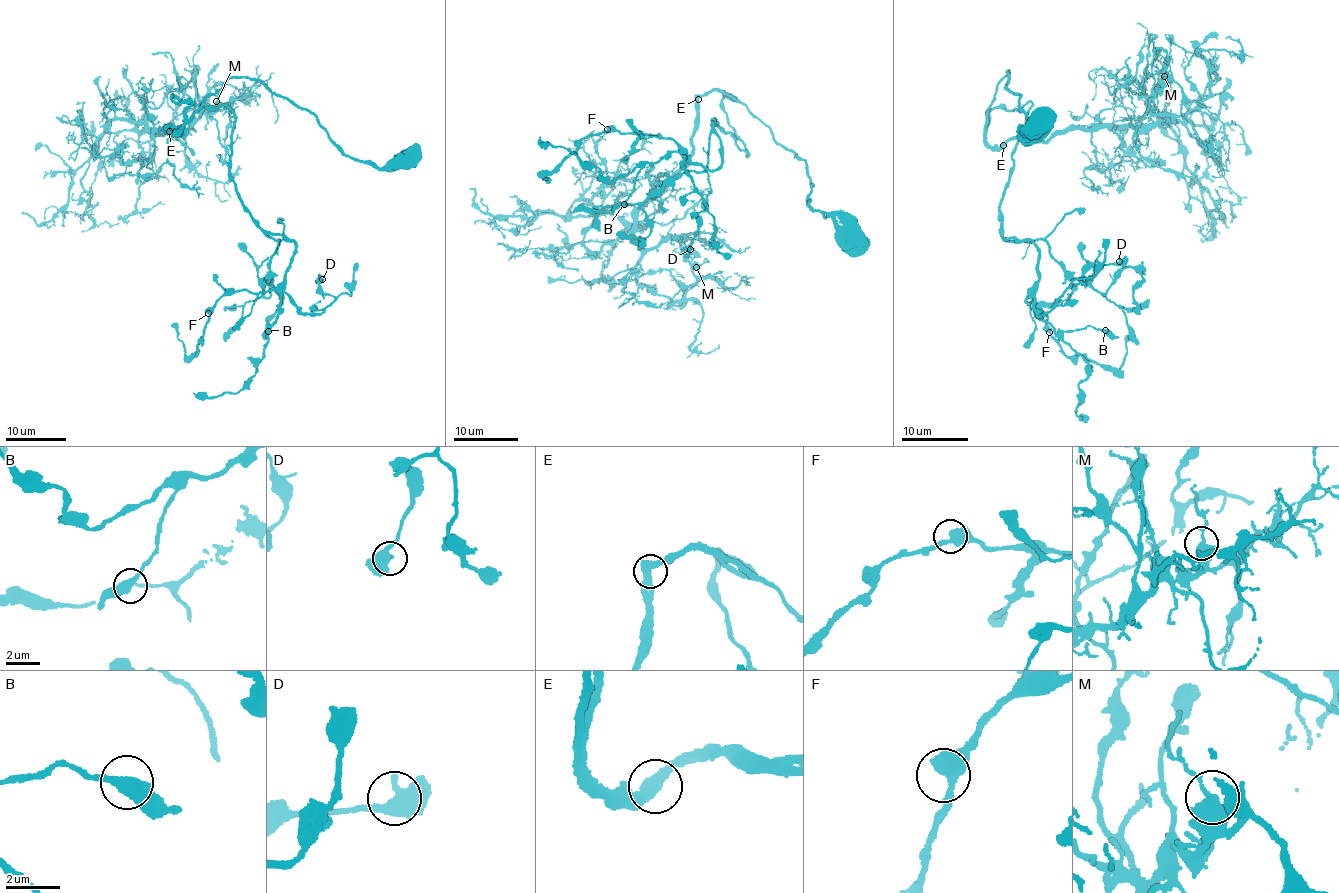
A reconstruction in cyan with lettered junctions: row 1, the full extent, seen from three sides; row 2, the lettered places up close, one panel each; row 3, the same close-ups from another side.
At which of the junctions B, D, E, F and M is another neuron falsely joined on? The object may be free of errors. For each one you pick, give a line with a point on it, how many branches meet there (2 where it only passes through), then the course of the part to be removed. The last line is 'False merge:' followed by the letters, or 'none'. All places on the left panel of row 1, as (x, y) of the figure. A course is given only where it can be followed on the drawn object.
False merge: none

